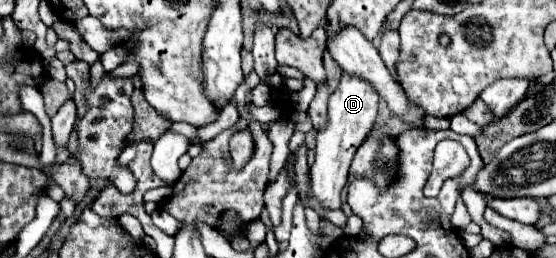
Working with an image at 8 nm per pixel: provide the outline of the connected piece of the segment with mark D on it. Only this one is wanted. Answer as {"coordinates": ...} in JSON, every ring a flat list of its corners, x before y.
{"coordinates":[[342,72,340,84,336,92,330,96,328,104,328,126,316,136,316,162,310,168,312,178,312,194,324,210,340,210,342,208,342,188,348,182,350,162,354,158,356,148,368,136,376,114,378,114,378,92,368,80,360,76,350,76,350,72]]}

